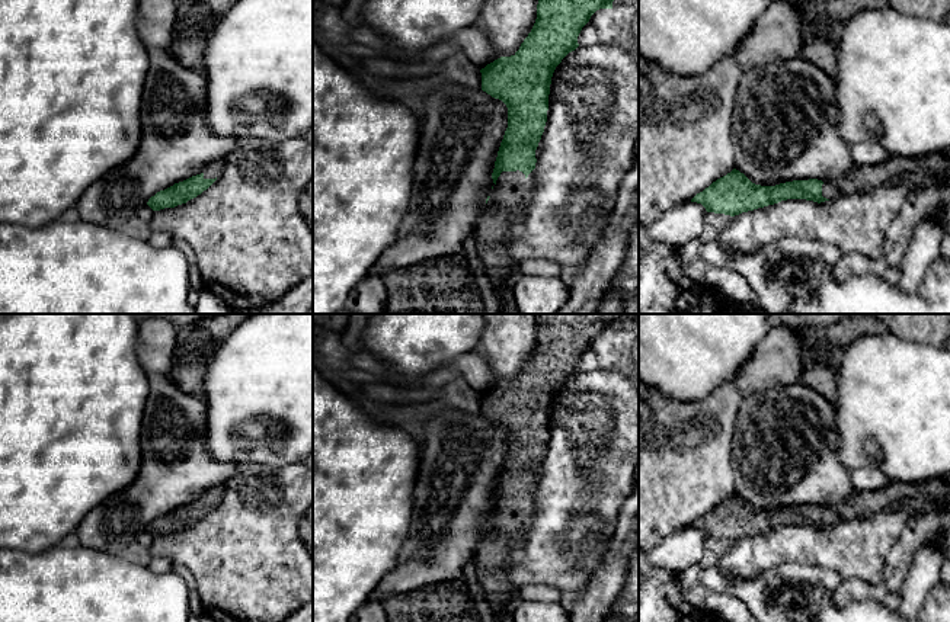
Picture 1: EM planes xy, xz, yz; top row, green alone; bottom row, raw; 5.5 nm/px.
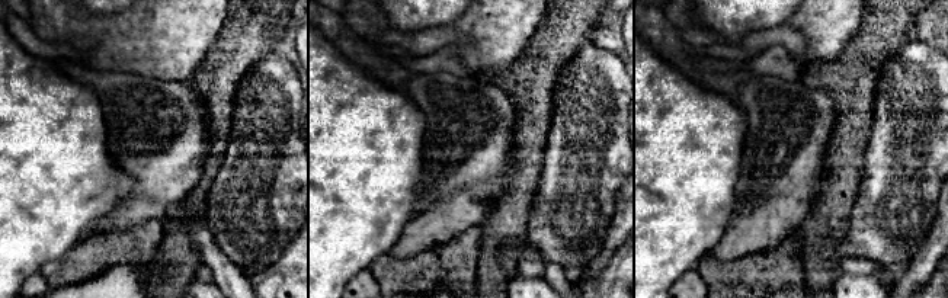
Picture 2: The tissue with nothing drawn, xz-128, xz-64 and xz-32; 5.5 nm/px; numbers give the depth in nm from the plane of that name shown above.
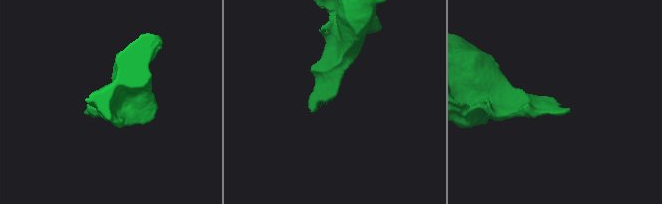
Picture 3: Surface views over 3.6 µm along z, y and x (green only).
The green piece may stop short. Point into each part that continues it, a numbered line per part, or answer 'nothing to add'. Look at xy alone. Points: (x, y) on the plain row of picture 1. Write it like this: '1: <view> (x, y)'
1: xy (211, 497)

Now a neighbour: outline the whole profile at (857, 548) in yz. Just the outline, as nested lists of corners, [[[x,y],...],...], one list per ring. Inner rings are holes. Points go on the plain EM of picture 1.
[[[880,512],[813,528],[787,525],[735,541],[717,568],[730,581],[770,577],[786,562],[812,564],[835,571],[841,580],[883,581],[886,558],[908,522],[905,512]]]

